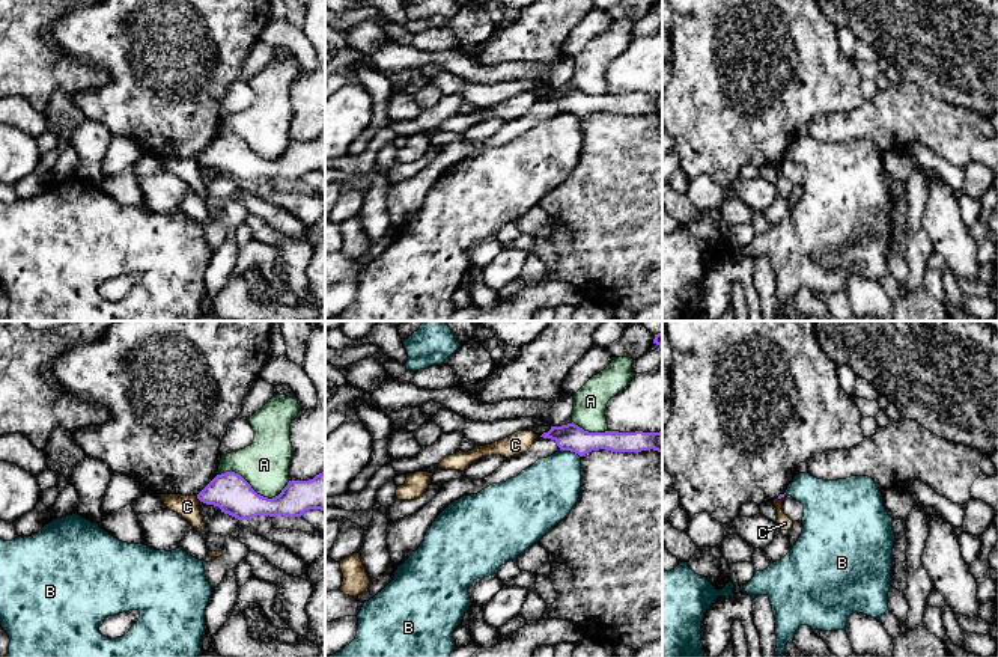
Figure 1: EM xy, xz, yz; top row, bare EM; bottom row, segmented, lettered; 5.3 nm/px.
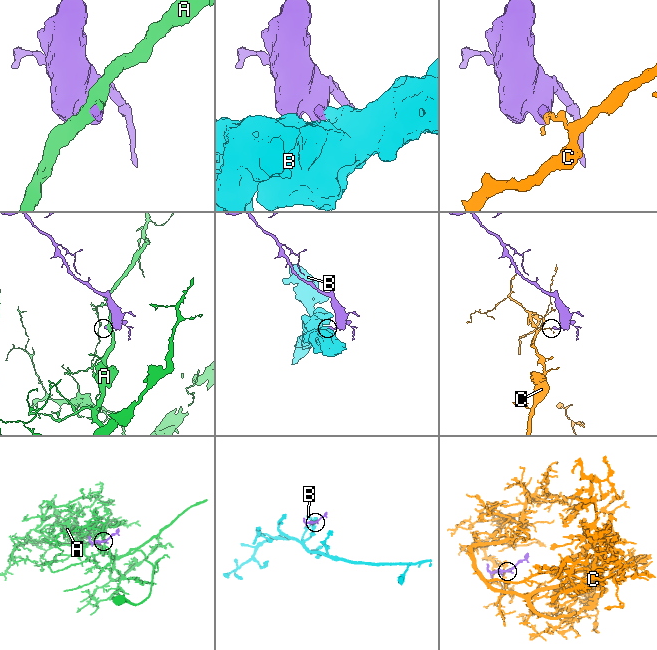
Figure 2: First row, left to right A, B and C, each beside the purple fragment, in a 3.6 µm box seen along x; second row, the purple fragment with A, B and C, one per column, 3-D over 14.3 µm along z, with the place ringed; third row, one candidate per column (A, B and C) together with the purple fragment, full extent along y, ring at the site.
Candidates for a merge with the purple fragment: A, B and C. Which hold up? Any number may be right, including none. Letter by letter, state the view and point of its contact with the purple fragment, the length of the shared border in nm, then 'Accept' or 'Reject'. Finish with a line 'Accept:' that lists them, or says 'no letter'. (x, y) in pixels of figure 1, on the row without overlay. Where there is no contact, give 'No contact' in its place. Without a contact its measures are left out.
A: Touches purple at xy (253, 152). Shared border 400 nm. Reject
B: Touches purple at xz (571, 113). Shared border 120 nm. Reject
C: Touches purple at xy (199, 161). Shared border 40 nm. Reject
Accept: no letter

